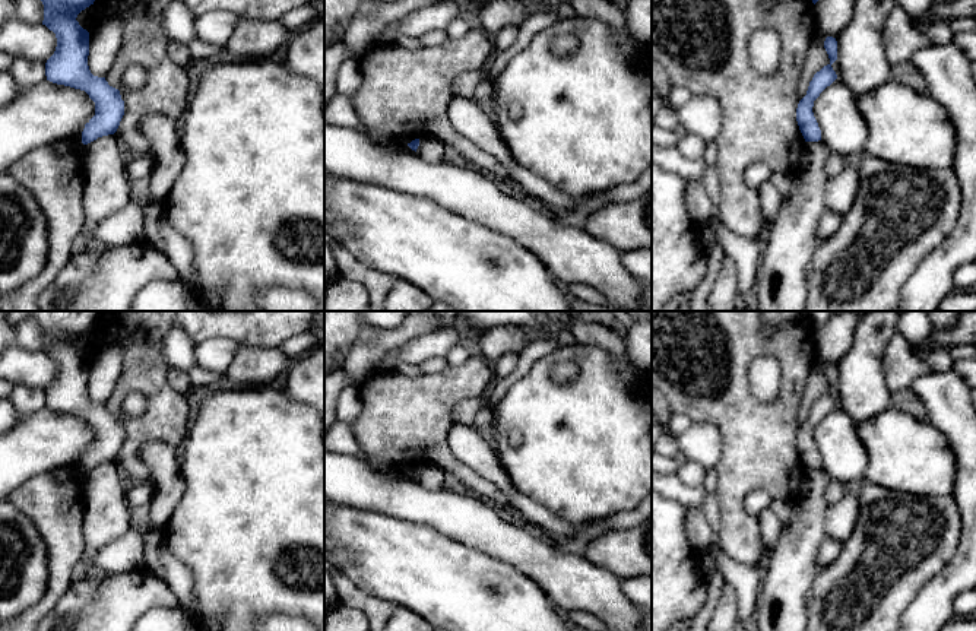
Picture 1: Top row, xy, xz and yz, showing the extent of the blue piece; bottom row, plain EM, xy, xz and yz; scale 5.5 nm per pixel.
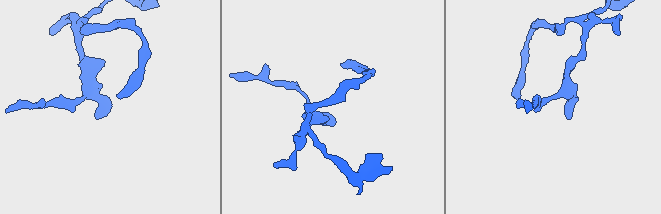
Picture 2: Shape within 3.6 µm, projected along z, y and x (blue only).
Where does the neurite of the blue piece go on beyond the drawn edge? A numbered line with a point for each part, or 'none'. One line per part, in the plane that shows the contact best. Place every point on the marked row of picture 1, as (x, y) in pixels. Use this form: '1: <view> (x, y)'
none

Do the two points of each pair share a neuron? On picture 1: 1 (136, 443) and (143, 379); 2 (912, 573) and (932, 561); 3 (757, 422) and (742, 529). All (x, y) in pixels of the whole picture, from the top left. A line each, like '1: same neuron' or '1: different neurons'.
1: same neuron
2: same neuron
3: same neuron

